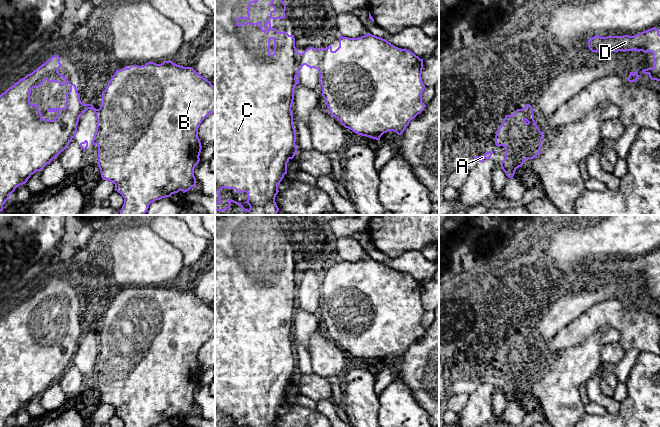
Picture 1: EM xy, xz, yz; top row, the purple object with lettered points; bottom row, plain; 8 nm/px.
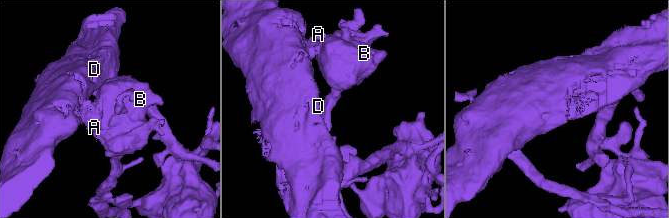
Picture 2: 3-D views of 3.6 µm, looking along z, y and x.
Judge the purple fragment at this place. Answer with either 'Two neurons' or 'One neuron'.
Two neurons

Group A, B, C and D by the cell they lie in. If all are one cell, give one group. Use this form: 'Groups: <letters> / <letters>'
Groups: A C D / B

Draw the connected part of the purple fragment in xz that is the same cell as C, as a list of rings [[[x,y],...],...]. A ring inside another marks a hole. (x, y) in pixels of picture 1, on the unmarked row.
[[[226,215],[224,218],[215,220],[215,427],[221,427],[220,414],[223,412],[235,413],[237,417],[247,417],[247,425],[244,427],[276,427],[275,421],[278,418],[278,409],[287,398],[287,387],[293,383],[297,376],[296,355],[293,348],[293,337],[291,334],[294,324],[294,313],[299,304],[296,302],[300,300],[300,294],[304,289],[310,293],[315,292],[319,296],[319,307],[322,307],[322,284],[325,279],[326,272],[316,273],[313,271],[307,272],[303,277],[299,277],[295,271],[294,259],[289,259],[285,255],[278,256],[276,252],[271,251],[271,243],[285,242],[286,228],[281,224],[279,219],[271,217],[272,225],[270,230],[274,232],[270,236],[270,243],[266,244],[265,255],[262,252],[262,246],[250,247],[250,228],[257,227],[258,224],[254,222],[255,219],[261,219],[261,215]],[[270,264],[274,264],[274,278],[269,276]]]

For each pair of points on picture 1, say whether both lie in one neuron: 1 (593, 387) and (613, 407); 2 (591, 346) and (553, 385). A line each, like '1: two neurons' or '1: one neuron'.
1: one neuron
2: one neuron

